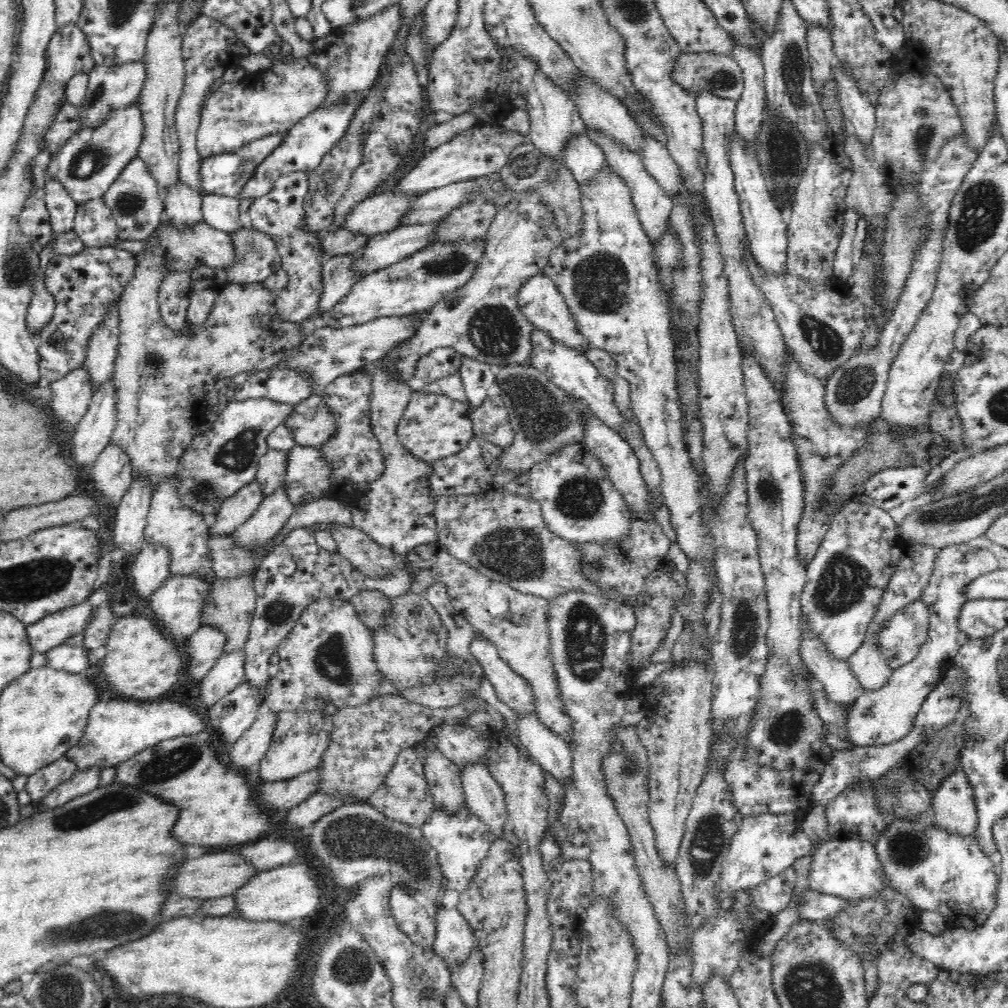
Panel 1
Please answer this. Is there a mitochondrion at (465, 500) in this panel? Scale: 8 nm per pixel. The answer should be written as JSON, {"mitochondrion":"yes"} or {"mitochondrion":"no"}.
{"mitochondrion":"no"}

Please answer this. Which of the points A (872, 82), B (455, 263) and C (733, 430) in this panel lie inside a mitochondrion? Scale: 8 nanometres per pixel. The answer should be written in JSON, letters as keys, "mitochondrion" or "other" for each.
{"A":"other","B":"mitochondrion","C":"other"}

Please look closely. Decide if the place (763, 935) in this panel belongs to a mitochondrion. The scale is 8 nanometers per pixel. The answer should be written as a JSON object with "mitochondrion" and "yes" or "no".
{"mitochondrion":"no"}

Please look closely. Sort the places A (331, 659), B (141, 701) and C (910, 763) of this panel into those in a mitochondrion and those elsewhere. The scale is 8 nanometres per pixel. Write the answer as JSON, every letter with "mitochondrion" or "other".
{"A":"mitochondrion","B":"other","C":"other"}

